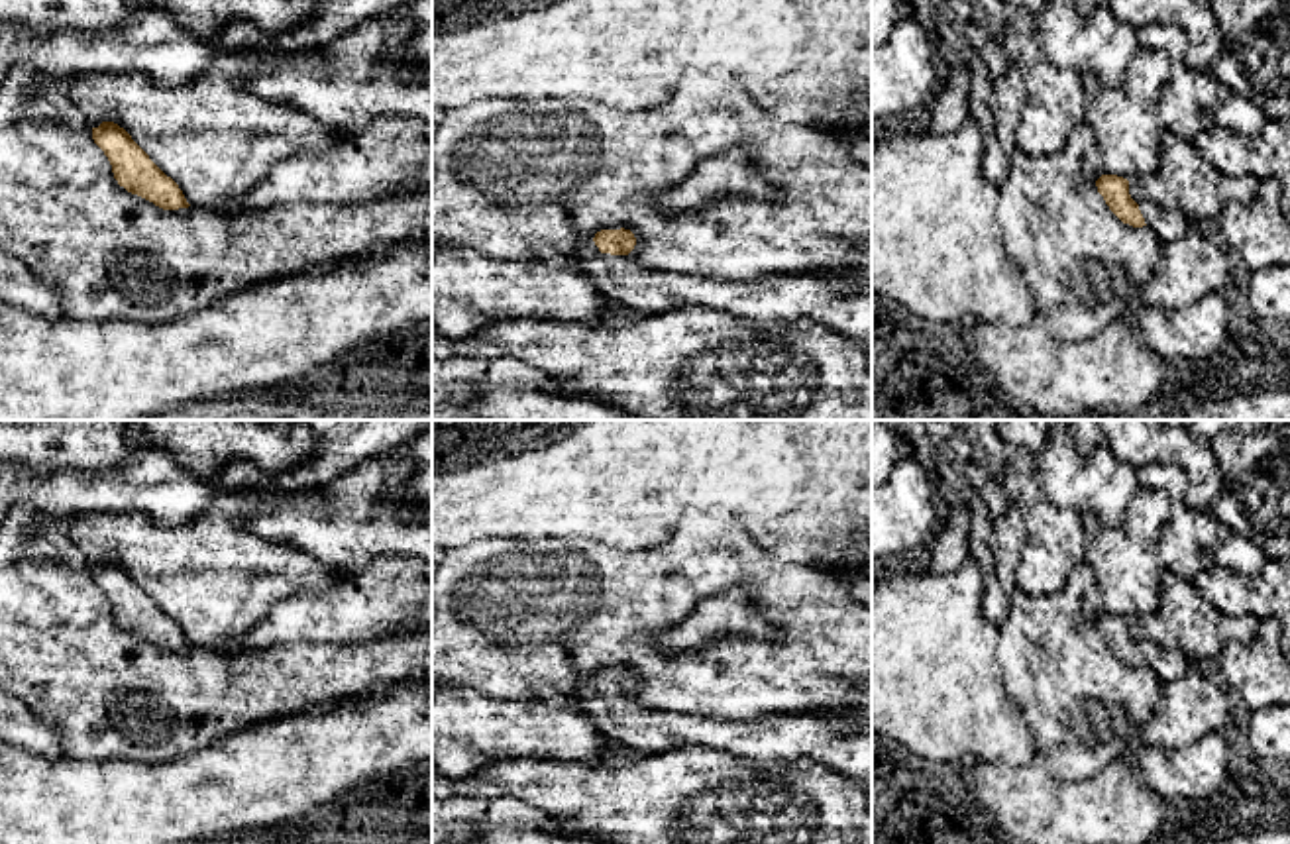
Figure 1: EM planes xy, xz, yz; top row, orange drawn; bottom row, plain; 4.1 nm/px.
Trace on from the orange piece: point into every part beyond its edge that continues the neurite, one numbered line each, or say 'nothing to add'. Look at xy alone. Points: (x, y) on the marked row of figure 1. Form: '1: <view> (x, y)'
nothing to add

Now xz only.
1: xz (772, 299)

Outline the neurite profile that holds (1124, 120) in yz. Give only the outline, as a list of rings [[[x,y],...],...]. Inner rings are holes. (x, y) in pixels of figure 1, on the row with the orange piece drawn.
[[[1141,47],[1115,86],[1103,84],[1094,73],[1082,75],[1086,126],[1094,141],[1084,171],[1088,181],[1096,183],[1102,175],[1129,181],[1158,173],[1164,133],[1158,98],[1168,73],[1166,53]]]

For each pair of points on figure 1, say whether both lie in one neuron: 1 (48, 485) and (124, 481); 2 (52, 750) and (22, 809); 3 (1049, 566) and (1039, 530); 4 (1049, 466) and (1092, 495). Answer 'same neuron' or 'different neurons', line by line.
1: same neuron
2: different neurons
3: same neuron
4: same neuron

